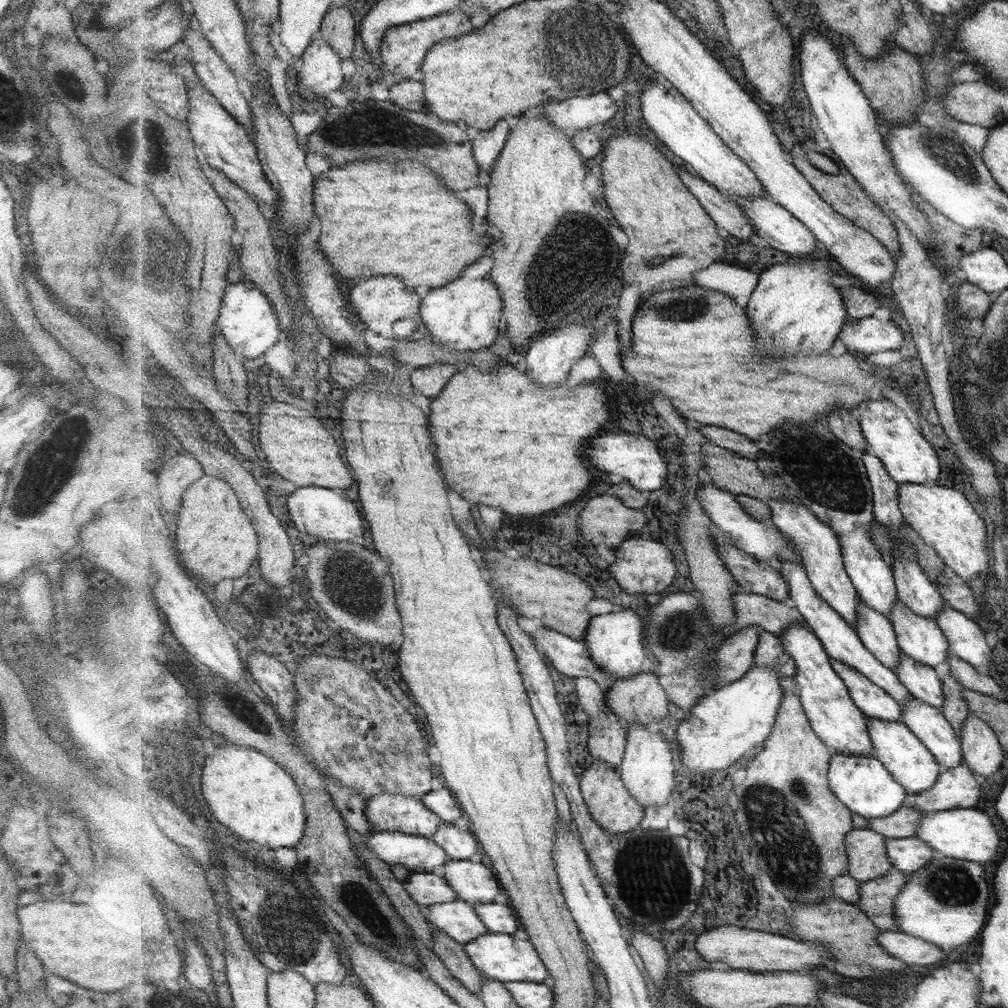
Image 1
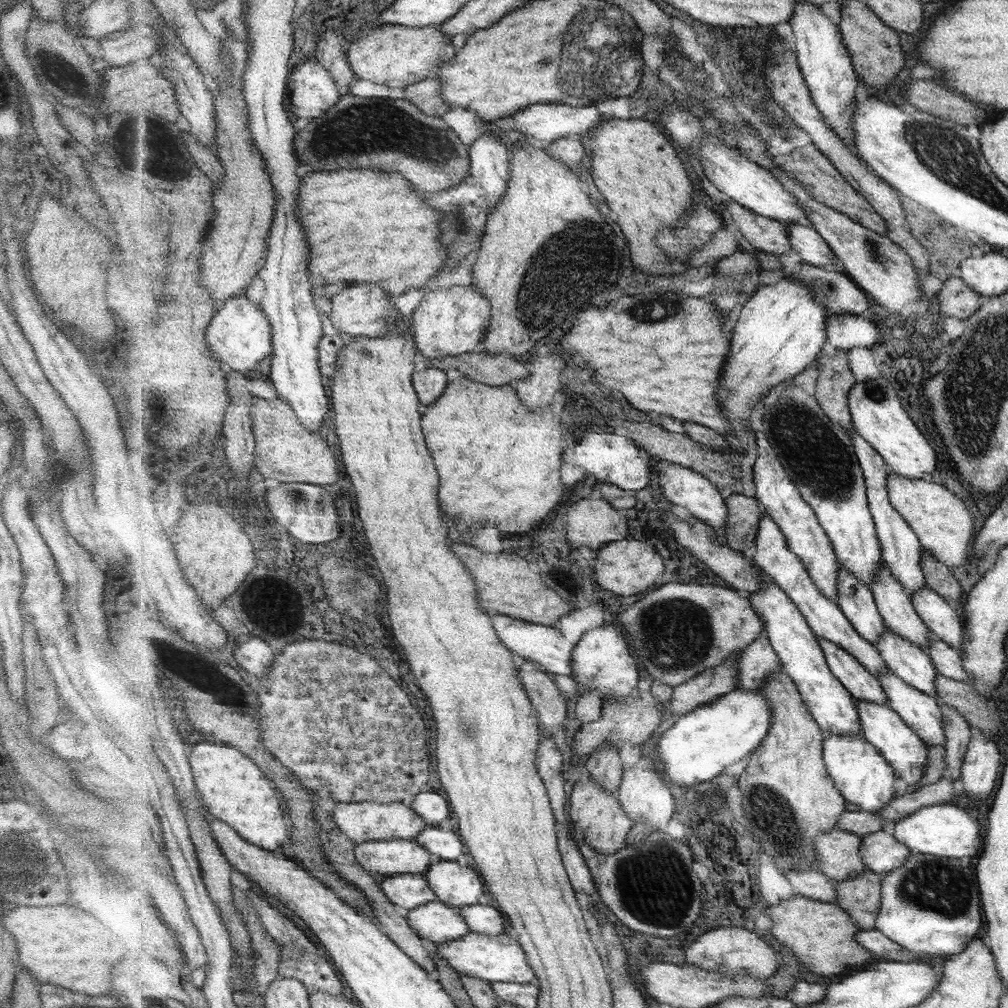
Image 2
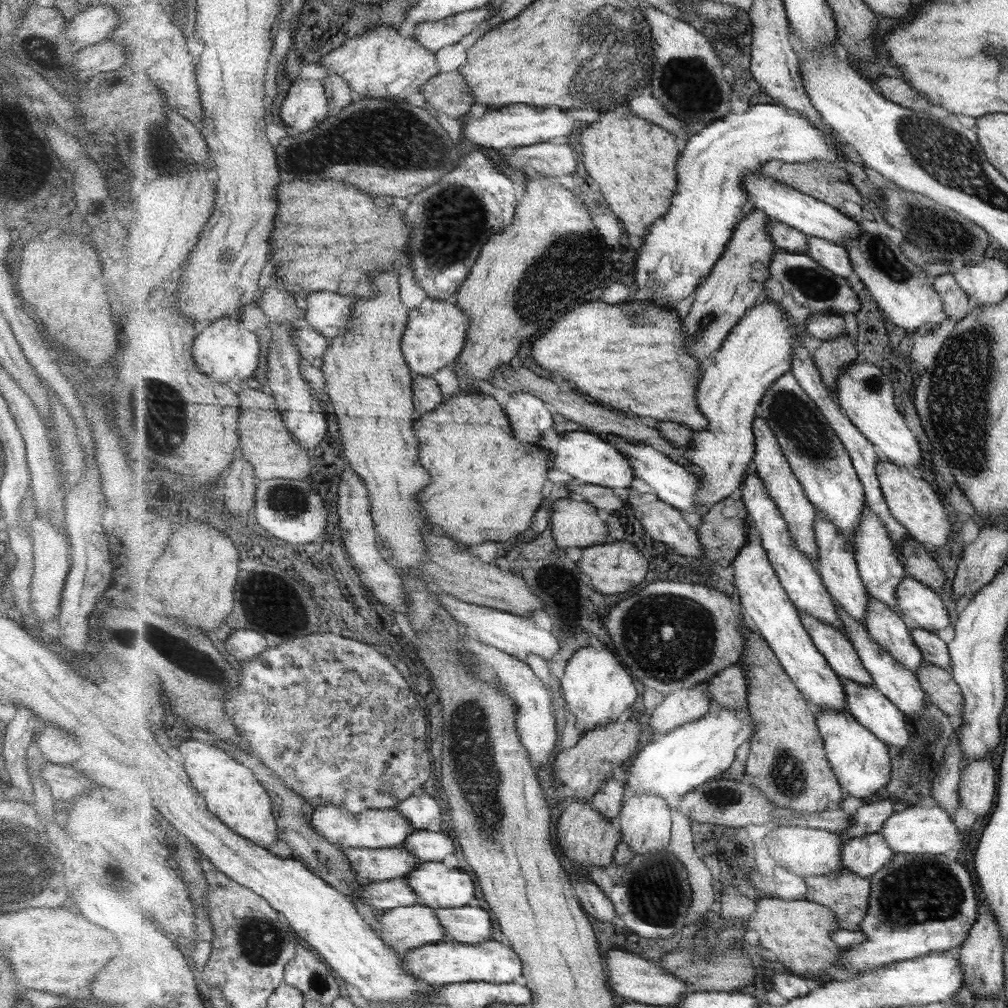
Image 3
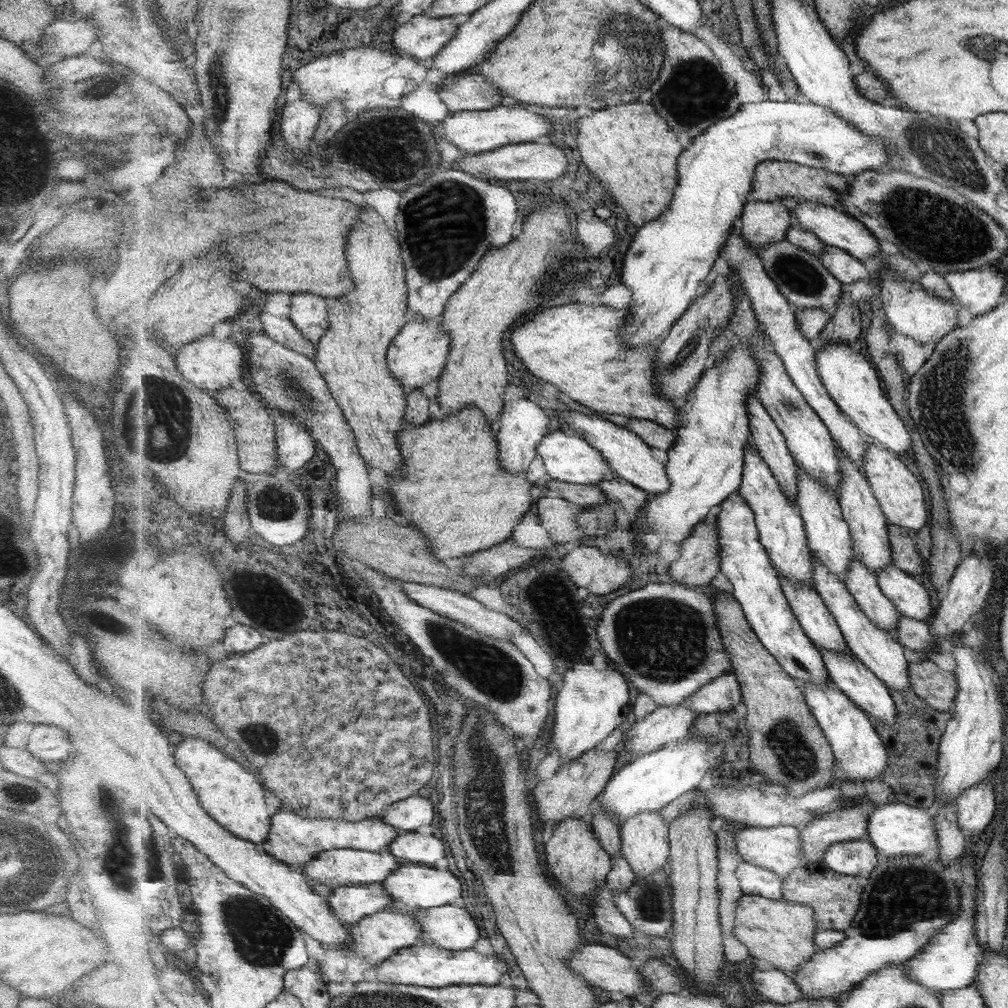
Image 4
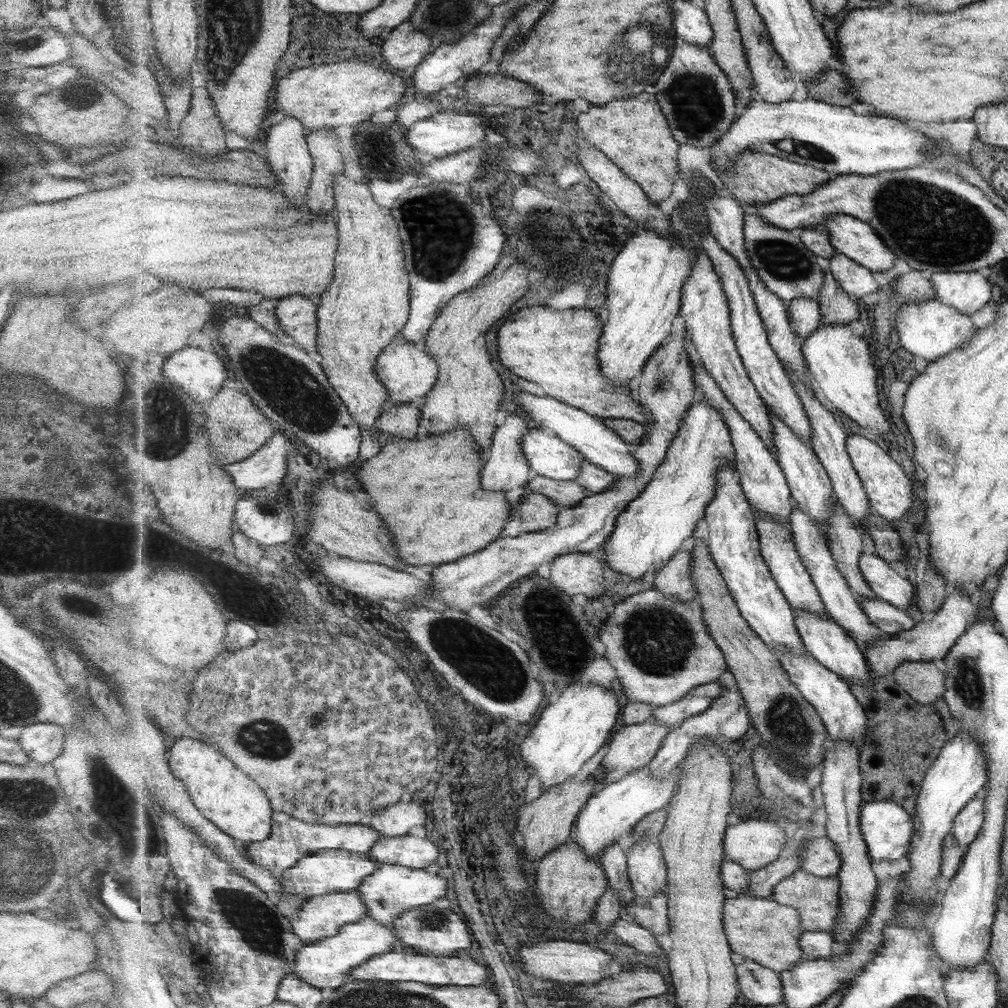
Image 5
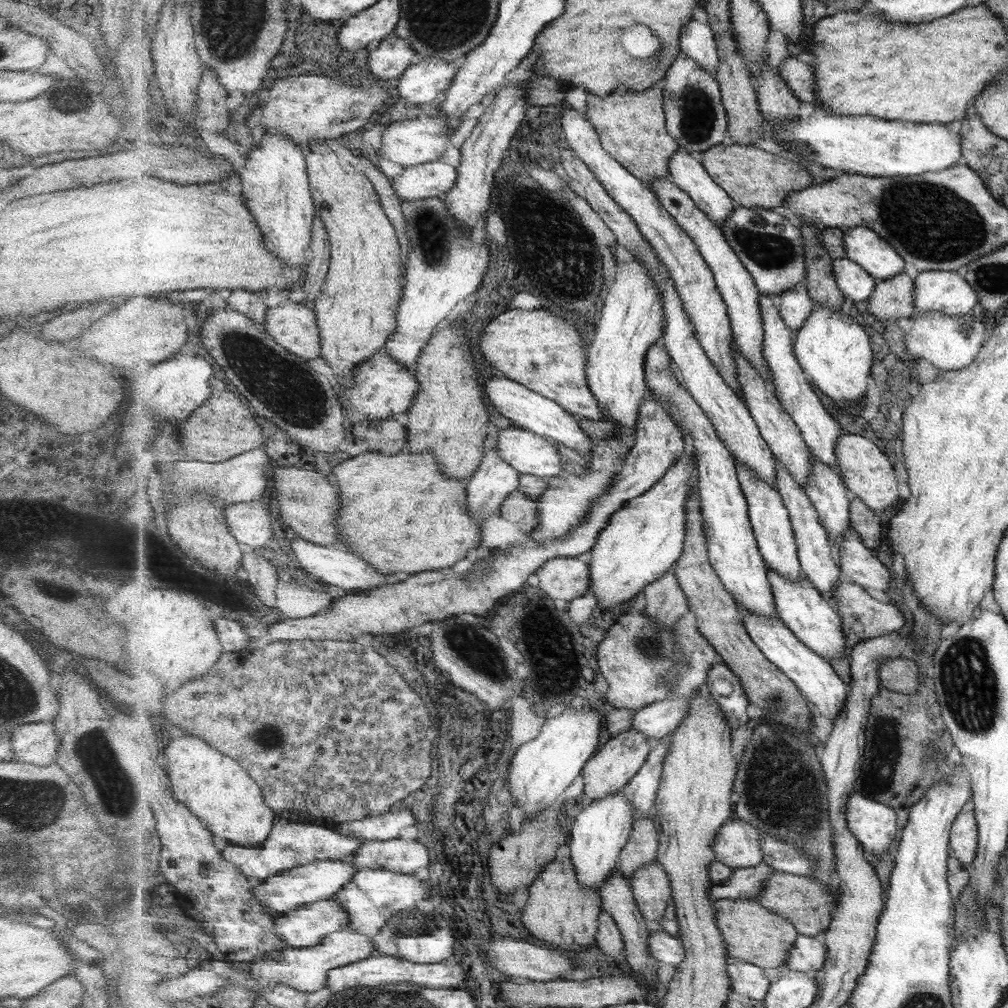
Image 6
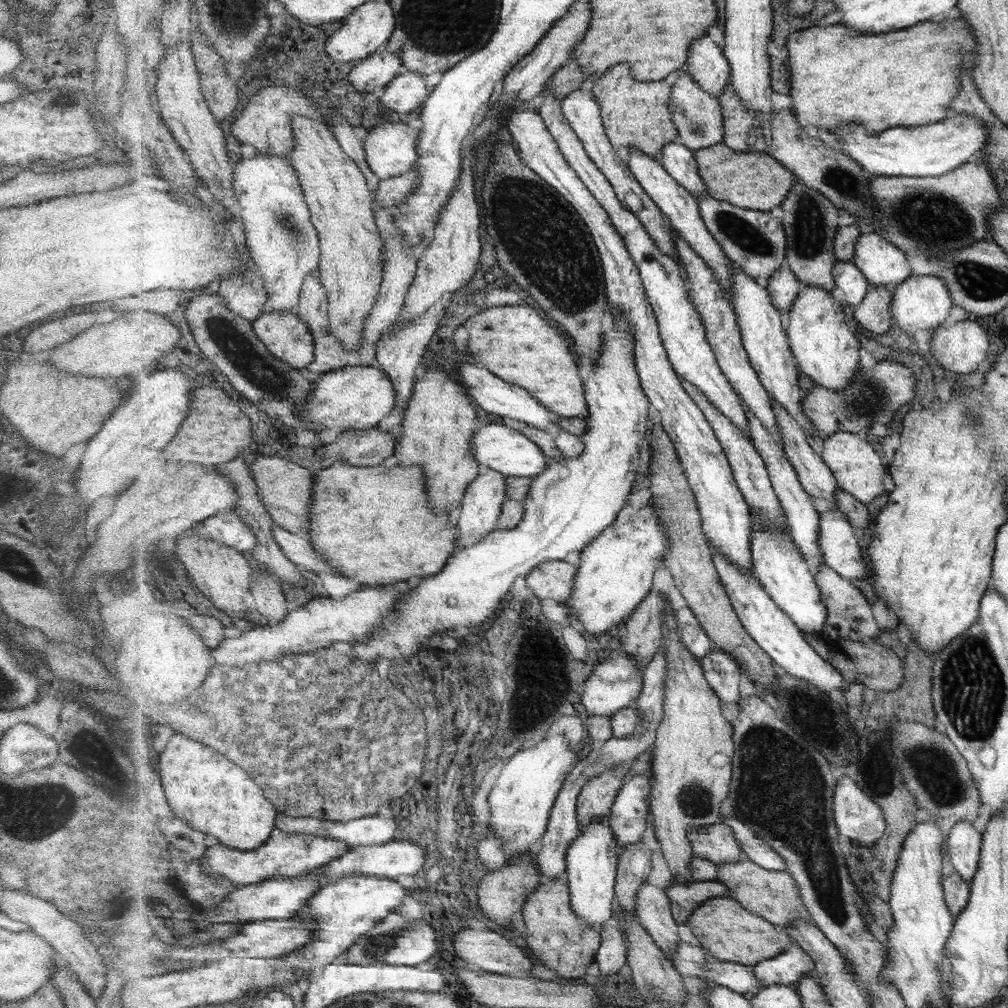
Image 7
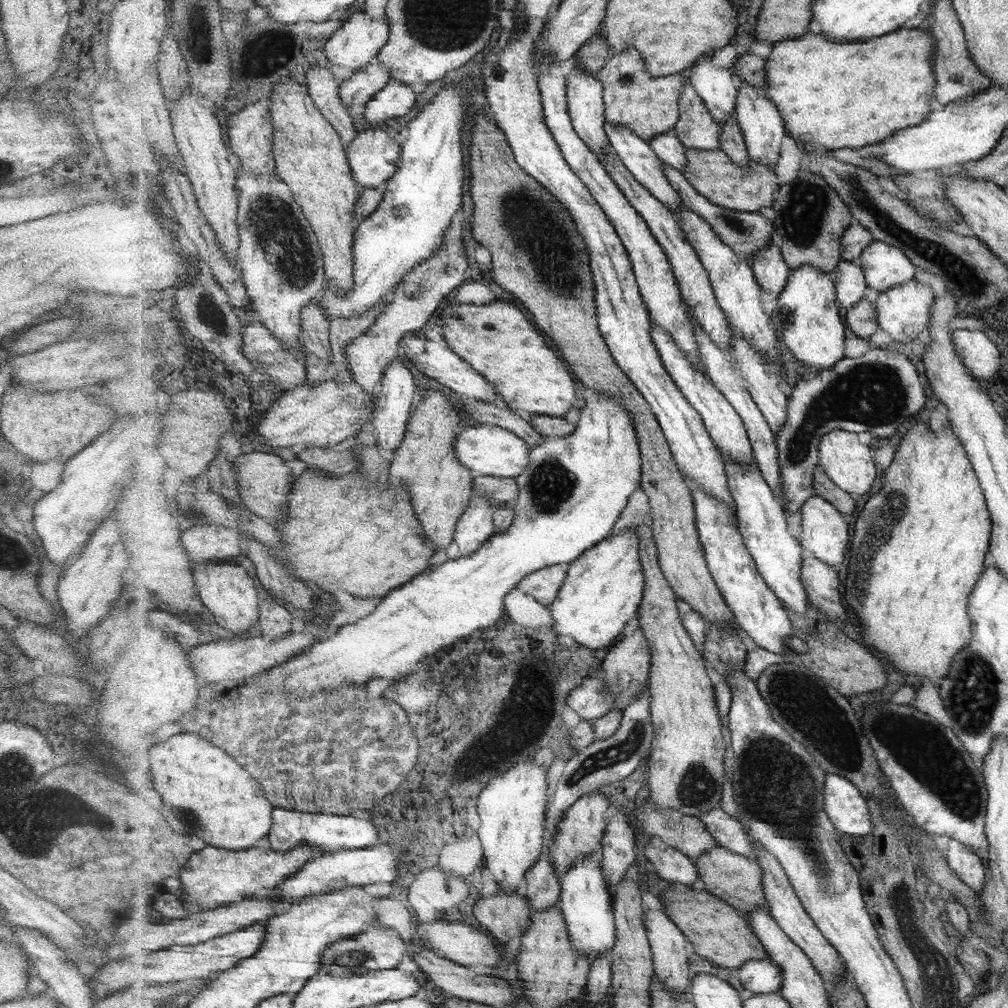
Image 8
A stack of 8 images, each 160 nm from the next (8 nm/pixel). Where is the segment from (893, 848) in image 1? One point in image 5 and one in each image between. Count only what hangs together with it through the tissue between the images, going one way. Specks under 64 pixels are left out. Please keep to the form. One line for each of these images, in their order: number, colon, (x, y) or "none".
2: (882, 852)
3: (866, 855)
4: (858, 858)
5: (819, 856)

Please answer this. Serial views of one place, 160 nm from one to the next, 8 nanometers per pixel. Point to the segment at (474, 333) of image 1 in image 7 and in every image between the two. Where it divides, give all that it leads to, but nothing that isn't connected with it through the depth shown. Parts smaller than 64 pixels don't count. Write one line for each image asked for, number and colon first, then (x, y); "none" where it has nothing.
2: (449, 322)
3: (437, 331)
4: (419, 354)
5: (407, 369)
6: (384, 387)
7: (357, 397)

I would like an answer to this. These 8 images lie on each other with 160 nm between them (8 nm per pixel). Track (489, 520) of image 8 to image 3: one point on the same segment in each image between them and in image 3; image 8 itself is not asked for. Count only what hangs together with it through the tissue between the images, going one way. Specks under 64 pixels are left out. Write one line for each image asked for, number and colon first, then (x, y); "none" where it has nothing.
3: (530, 418)
4: (523, 425)
5: (507, 468)
6: (495, 480)
7: (480, 513)

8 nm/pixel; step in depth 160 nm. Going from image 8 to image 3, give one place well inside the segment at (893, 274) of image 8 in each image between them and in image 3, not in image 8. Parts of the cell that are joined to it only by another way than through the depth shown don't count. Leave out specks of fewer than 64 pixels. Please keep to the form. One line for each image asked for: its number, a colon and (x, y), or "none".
3: (781, 202)
4: (834, 226)
5: (857, 239)
6: (866, 247)
7: (885, 264)

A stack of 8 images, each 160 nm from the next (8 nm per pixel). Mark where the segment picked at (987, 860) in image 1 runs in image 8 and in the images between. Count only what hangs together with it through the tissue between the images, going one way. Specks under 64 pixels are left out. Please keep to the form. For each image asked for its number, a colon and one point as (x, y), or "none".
2: (944, 830)
3: (914, 829)
4: (898, 830)
5: (888, 828)
6: (876, 826)
7: (859, 817)
8: (848, 808)

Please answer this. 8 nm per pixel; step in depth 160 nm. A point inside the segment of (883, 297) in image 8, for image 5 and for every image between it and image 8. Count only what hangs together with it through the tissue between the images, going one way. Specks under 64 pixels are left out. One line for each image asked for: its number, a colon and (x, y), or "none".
5: (968, 293)
6: (935, 291)
7: (922, 302)

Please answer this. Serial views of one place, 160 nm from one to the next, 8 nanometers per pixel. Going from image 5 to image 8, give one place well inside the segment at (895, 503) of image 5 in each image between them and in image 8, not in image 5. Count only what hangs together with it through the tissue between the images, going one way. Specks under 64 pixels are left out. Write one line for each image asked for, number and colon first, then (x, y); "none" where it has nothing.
6: (867, 472)
7: (859, 470)
8: (848, 462)

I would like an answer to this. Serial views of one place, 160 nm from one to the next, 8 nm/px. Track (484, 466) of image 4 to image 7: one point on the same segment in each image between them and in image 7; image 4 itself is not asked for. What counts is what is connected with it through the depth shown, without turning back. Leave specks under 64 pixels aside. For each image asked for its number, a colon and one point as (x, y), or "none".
5: (429, 492)
6: (400, 512)
7: (376, 525)

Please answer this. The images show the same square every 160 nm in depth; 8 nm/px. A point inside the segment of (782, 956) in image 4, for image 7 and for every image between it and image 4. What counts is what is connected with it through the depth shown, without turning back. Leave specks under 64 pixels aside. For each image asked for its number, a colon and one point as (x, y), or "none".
5: (761, 929)
6: (755, 934)
7: (725, 928)

